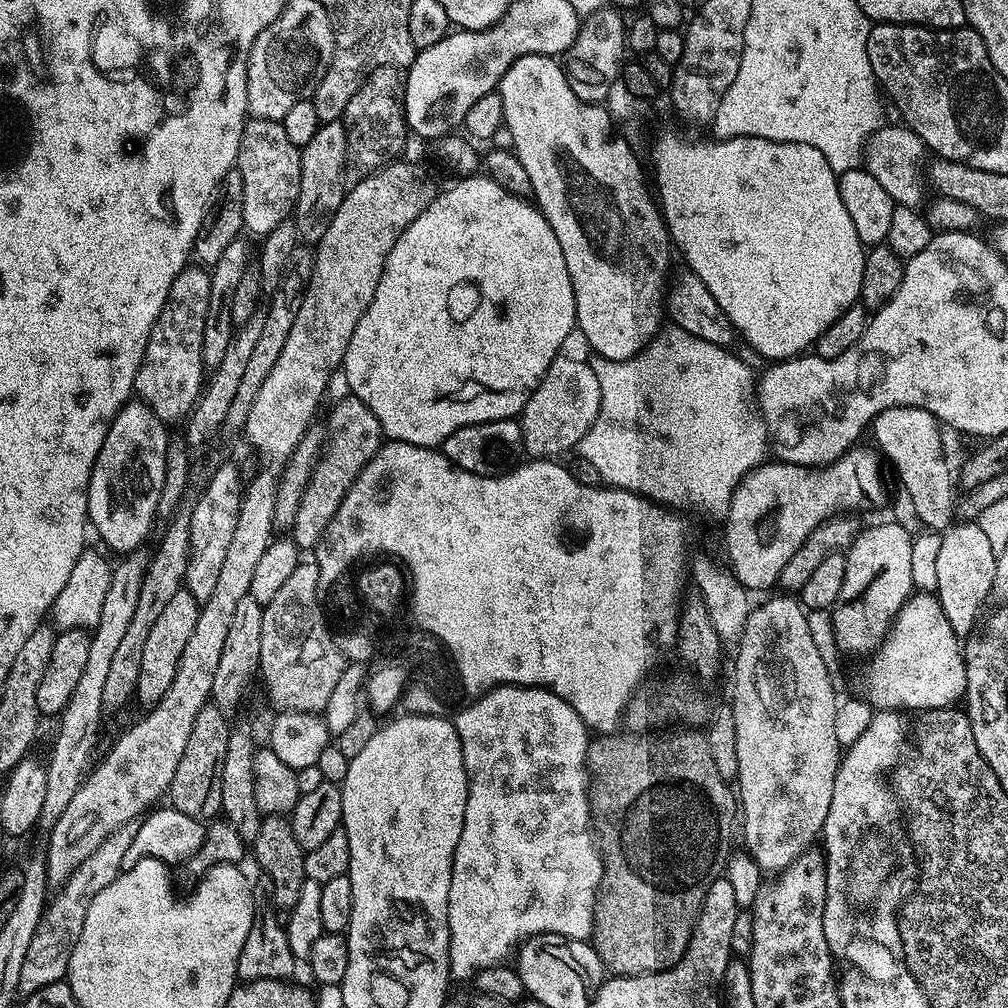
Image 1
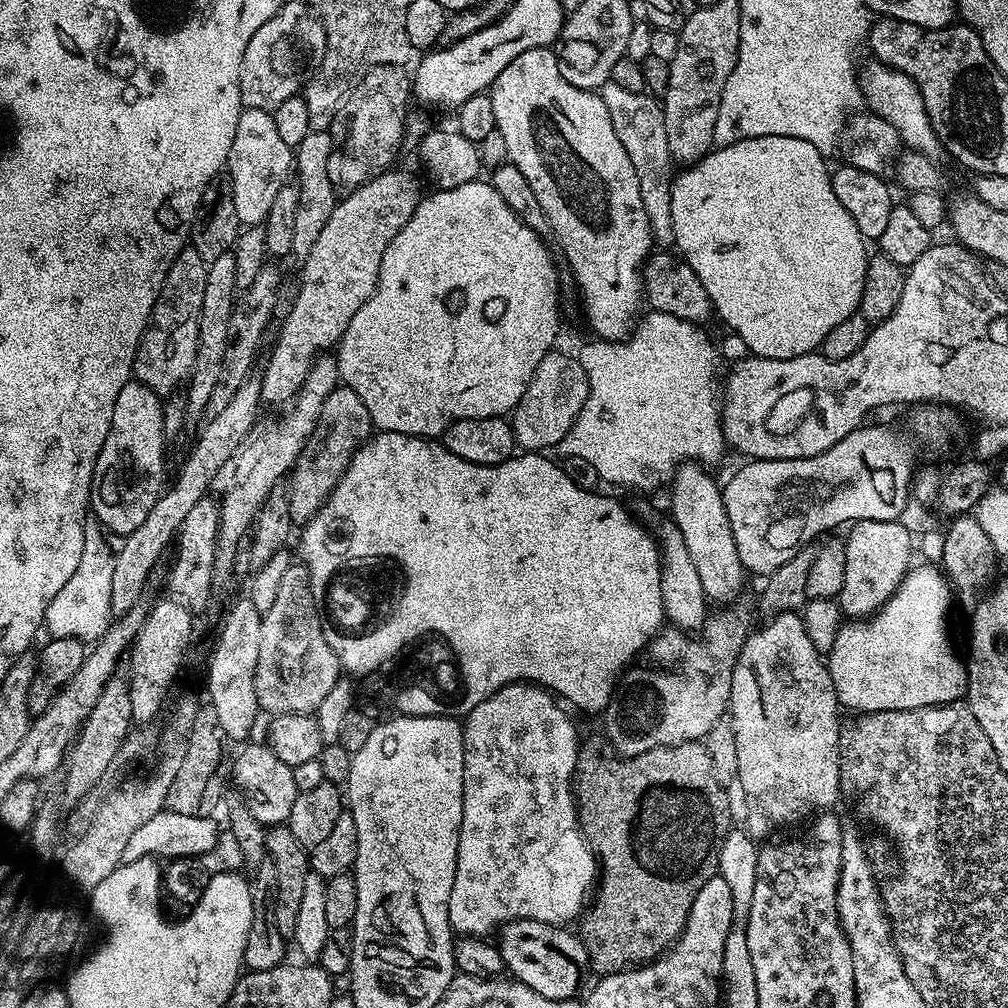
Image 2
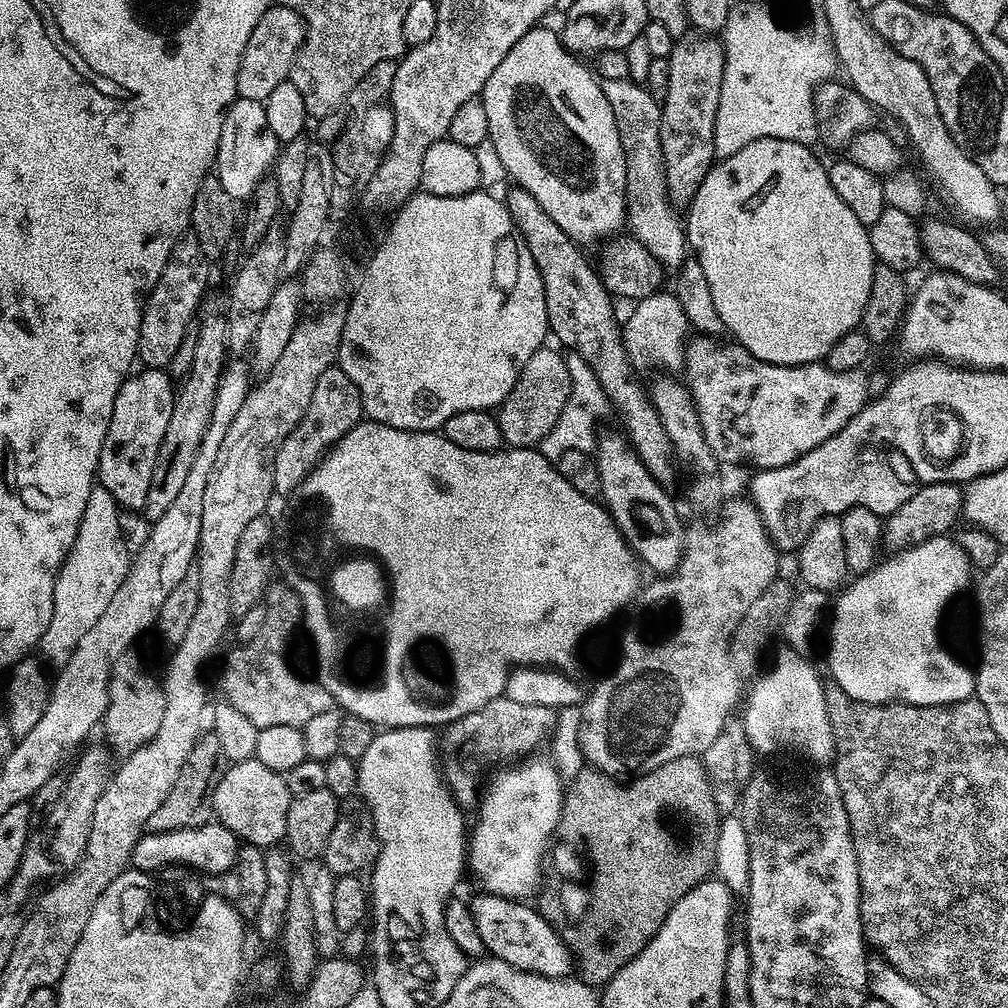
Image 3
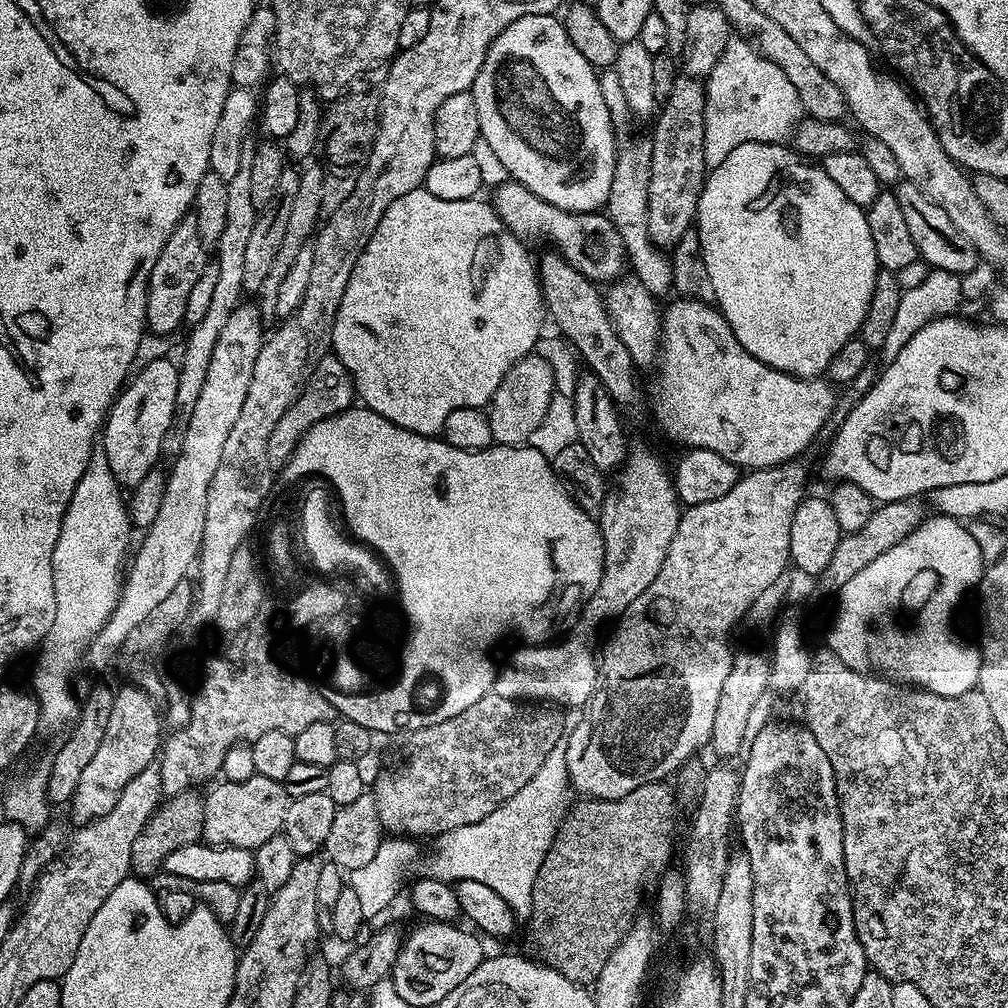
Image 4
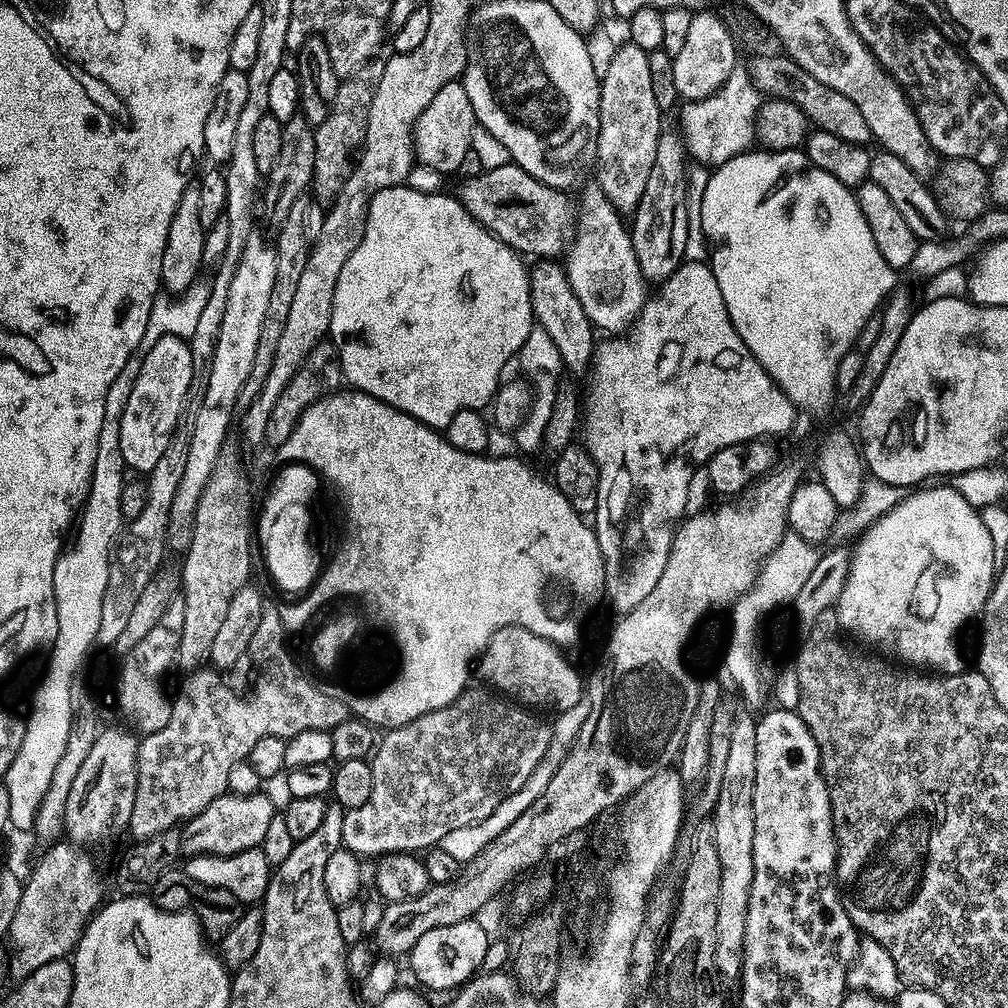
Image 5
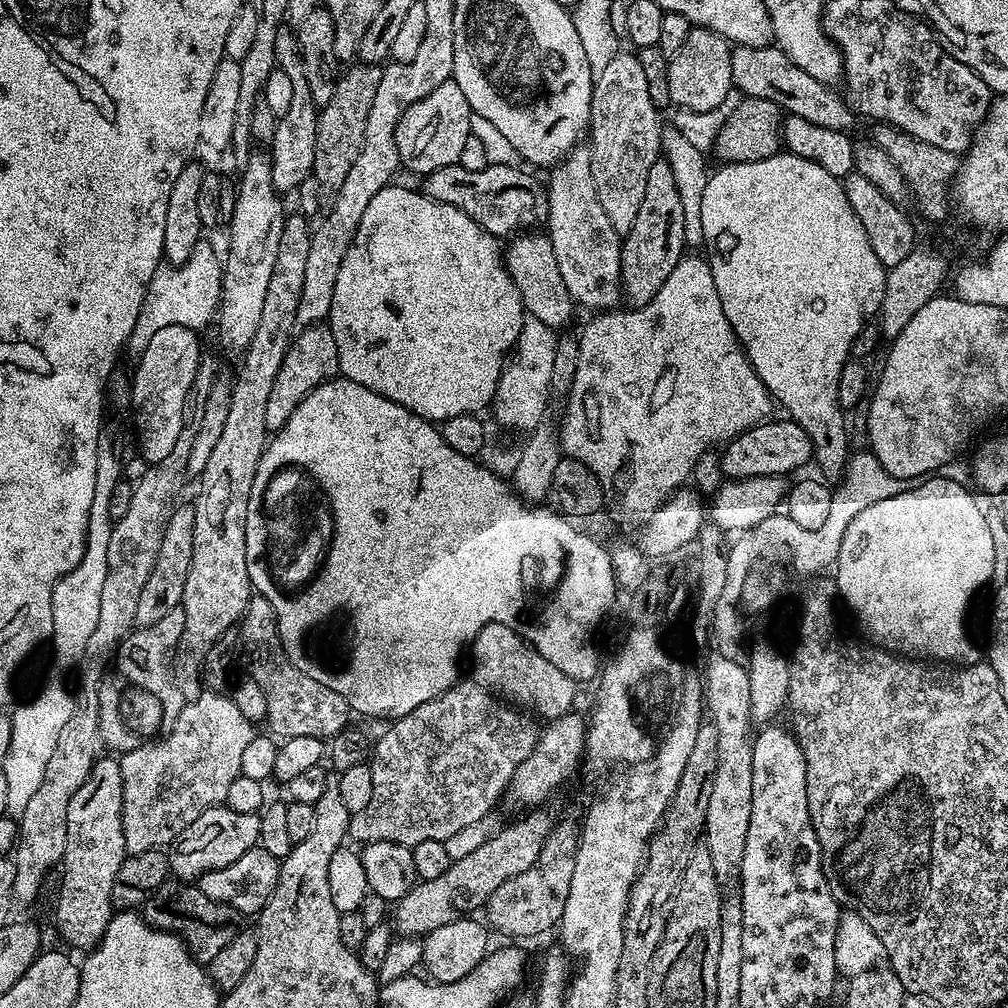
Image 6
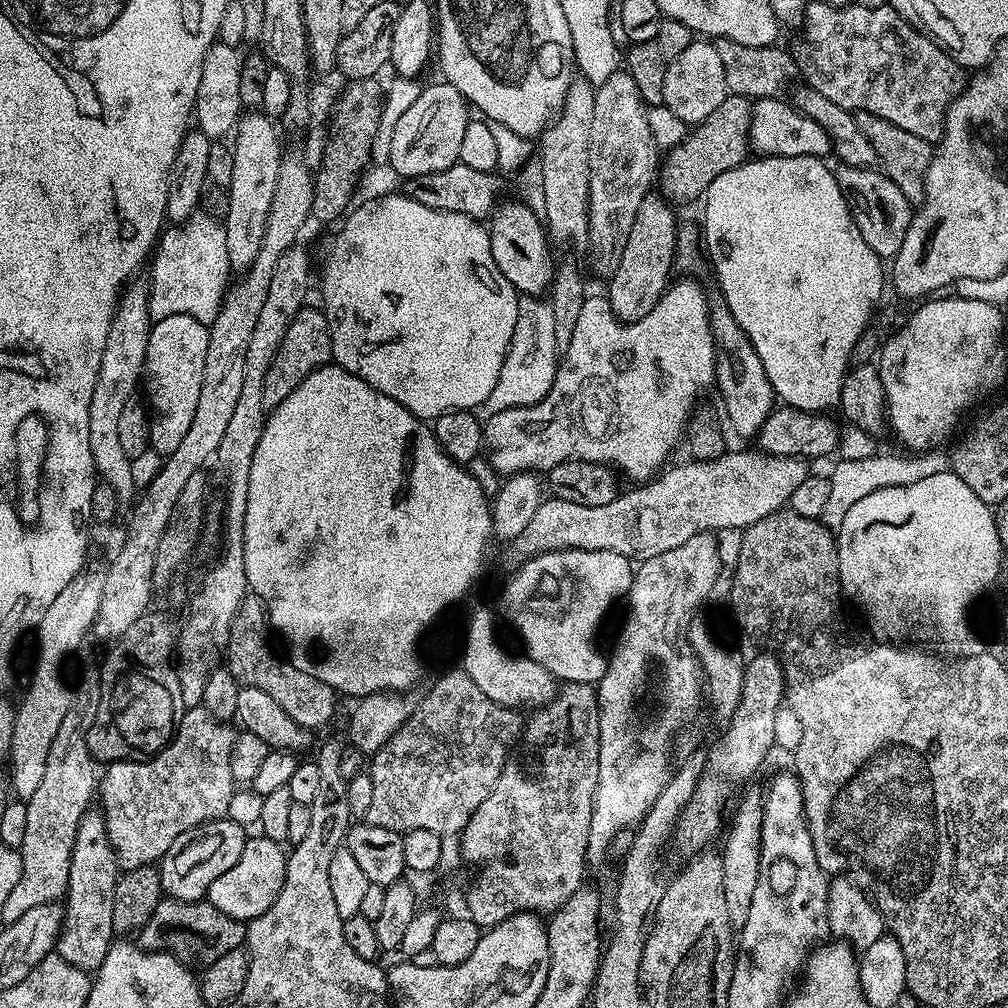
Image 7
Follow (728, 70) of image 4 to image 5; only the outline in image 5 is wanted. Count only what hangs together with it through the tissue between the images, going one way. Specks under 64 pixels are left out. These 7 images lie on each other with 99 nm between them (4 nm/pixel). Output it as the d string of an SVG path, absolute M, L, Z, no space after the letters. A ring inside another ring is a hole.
M744 66L730 70L714 94L701 100L687 101L683 105L684 109L679 109L681 124L678 126L689 157L700 166L719 166L749 151L757 143L756 117L761 105L762 93L753 82L749 69Z

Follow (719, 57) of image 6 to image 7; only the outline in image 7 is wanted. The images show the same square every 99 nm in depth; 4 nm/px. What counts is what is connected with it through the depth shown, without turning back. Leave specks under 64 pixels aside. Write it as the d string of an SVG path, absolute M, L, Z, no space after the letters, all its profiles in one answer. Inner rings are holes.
M704 38L693 39L692 44L686 46L686 50L682 50L682 54L678 54L678 58L668 61L663 105L672 110L688 126L701 124L706 118L710 118L710 113L718 110L718 106L722 106L727 95L729 95L729 90L726 86L726 74L722 70L722 61L718 59L715 43Z

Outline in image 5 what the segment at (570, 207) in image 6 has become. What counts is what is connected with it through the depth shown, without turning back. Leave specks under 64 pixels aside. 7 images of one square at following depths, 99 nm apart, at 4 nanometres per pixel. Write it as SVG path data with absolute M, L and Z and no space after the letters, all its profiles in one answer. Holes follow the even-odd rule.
M596 182L589 183L580 194L576 236L566 253L564 269L593 329L604 334L624 334L636 323L650 295L649 289L644 289L646 279L635 256L632 233Z

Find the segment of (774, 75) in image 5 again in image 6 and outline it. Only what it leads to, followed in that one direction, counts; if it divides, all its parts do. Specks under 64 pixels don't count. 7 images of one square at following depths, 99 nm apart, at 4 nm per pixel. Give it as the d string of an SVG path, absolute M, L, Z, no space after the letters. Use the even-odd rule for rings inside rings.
M735 45L730 54L730 74L732 87L737 93L766 98L766 102L774 102L785 113L826 126L826 130L848 132L851 129L854 113L847 99L843 95L838 96L827 83L810 78L810 74L806 74L806 70L794 63L779 46L759 48Z

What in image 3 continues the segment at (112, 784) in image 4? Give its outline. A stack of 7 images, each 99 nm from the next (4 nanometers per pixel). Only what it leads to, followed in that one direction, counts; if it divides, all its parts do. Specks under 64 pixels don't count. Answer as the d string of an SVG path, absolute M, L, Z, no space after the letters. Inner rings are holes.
M135 651L124 652L114 662L110 682L108 683L108 705L102 721L102 732L108 735L106 744L117 757L123 758L134 754L154 734L158 734L158 726L162 723L162 713L166 711L164 690L159 679L156 680L144 669L144 664L135 656Z

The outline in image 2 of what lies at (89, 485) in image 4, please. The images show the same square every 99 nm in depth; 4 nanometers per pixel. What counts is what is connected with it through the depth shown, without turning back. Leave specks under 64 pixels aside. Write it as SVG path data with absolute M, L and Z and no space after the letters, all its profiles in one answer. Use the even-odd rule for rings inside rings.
M99 523L84 525L84 545L82 559L74 574L70 574L66 586L54 594L50 606L44 611L43 627L48 628L52 638L78 638L85 642L101 640L108 632L112 620L110 610L110 586L113 585L116 554L113 545L108 545L109 537Z

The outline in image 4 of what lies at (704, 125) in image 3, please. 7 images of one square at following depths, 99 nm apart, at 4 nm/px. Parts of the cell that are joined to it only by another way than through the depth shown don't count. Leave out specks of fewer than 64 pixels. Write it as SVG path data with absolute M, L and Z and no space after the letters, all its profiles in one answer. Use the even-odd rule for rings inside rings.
M677 75L670 98L659 109L660 117L650 133L653 158L650 165L649 206L646 207L649 238L655 246L673 248L696 216L698 198L704 189L704 178L709 171L702 150L704 141L704 84L697 77Z

